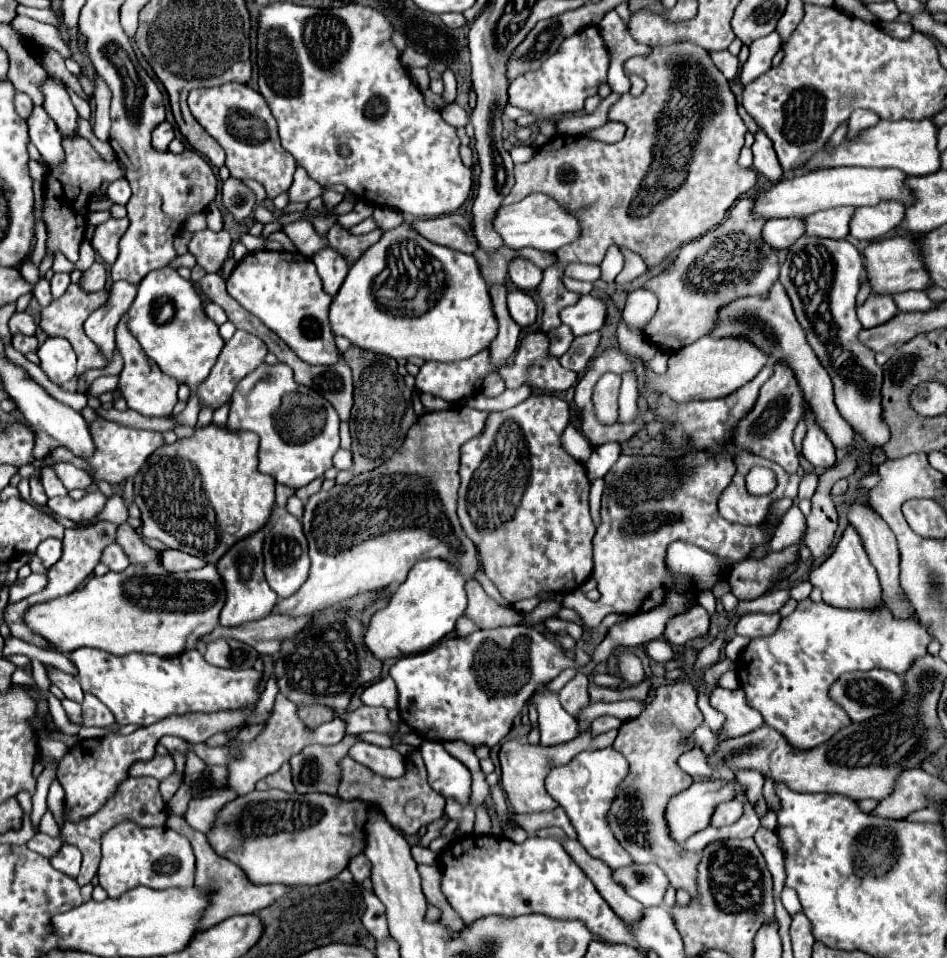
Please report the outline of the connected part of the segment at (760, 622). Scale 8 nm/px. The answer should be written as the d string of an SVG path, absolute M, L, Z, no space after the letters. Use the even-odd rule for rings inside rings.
M747 614L747 616L741 616L737 626L735 626L735 632L739 636L747 636L747 638L761 638L761 636L771 636L777 626L779 626L779 620L781 616L779 614Z

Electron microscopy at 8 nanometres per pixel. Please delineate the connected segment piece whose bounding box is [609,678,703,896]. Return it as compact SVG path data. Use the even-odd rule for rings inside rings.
M681 678L673 684L659 686L655 700L639 714L639 718L623 722L613 742L613 748L619 750L629 762L629 776L627 780L623 780L623 788L619 790L619 796L615 798L615 804L611 806L611 812L609 812L609 826L615 838L629 852L633 862L639 862L639 864L655 862L667 874L669 882L675 888L685 888L691 896L695 894L695 868L699 864L699 854L685 852L679 844L671 844L671 838L667 836L667 826L663 824L663 808L673 794L679 794L681 790L691 786L691 776L677 766L677 758L693 746L691 734L701 722L703 722L703 714L697 708L697 688L691 684L689 678ZM683 738L689 740L689 746L681 744Z

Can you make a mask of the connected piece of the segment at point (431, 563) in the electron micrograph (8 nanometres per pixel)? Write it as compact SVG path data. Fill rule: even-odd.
M433 558L417 562L411 568L407 580L395 588L387 606L371 616L365 634L365 646L381 662L429 650L433 644L453 632L457 618L463 616L467 606L463 586L465 578L445 560Z

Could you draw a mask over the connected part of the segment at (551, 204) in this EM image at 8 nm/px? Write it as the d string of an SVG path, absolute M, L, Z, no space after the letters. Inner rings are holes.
M529 194L521 202L511 206L501 206L493 218L495 232L503 238L503 244L513 250L521 248L537 248L543 252L555 252L565 244L571 244L579 238L579 222L573 214L561 208L551 196L545 194Z

